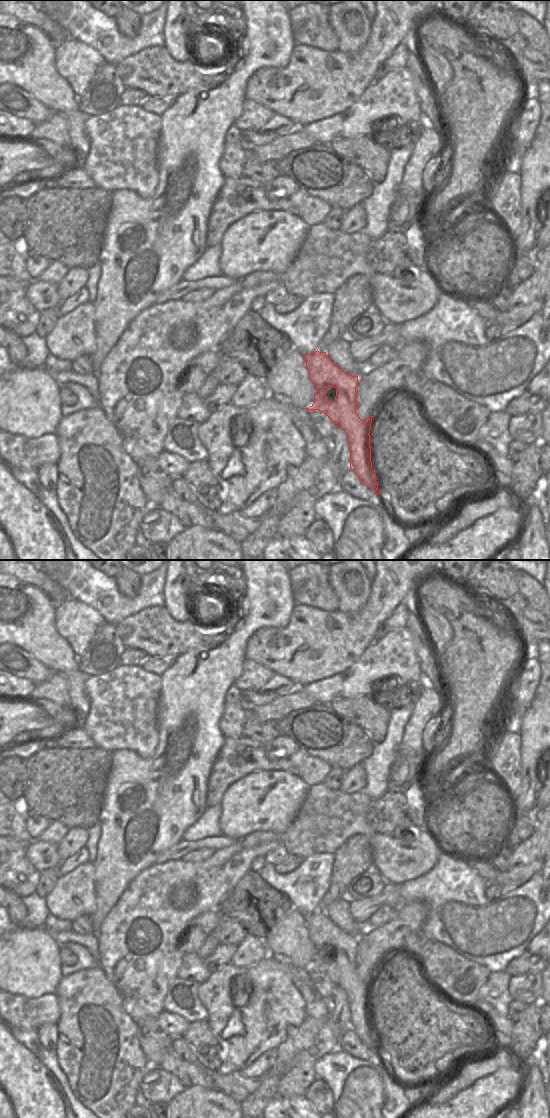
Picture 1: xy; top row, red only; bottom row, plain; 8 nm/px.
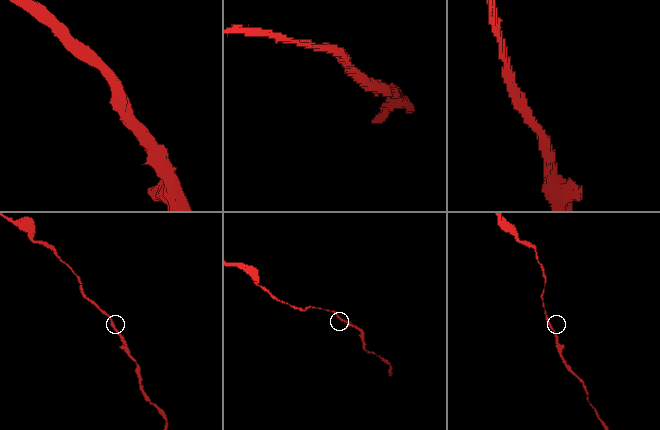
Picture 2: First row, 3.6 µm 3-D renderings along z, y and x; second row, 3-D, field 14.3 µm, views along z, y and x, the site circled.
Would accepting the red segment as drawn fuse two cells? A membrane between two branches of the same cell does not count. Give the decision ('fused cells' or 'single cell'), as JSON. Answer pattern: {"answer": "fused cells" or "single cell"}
{"answer": "single cell"}

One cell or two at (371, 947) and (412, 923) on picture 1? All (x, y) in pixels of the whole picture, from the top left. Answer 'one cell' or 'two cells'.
one cell

